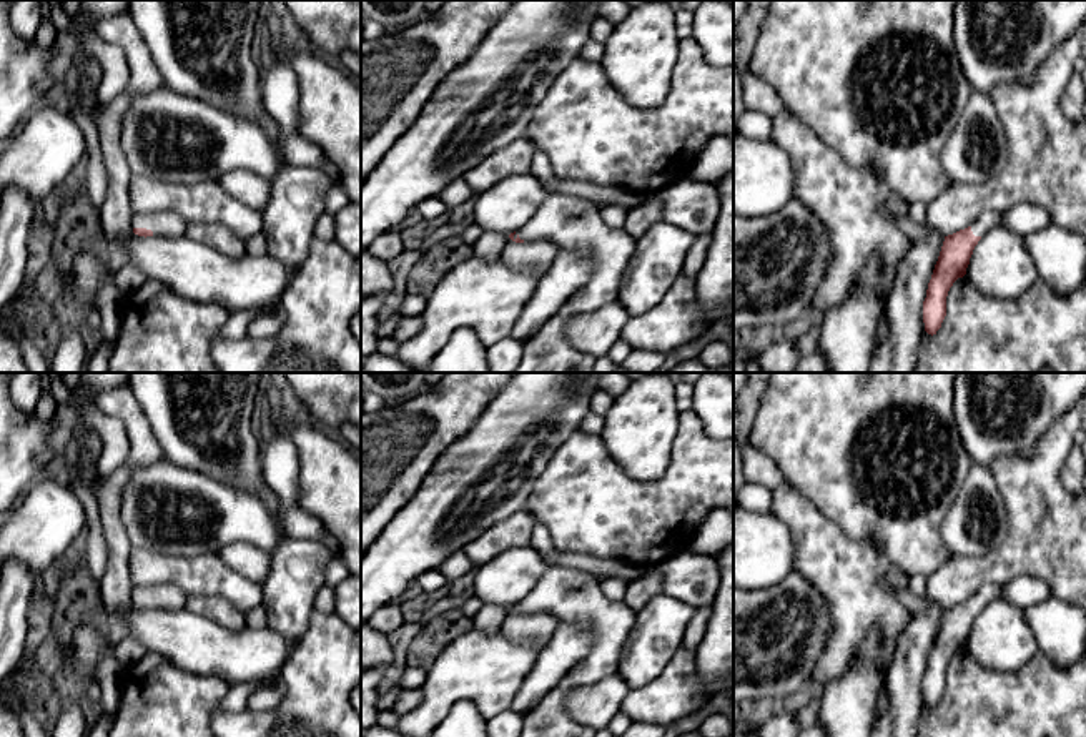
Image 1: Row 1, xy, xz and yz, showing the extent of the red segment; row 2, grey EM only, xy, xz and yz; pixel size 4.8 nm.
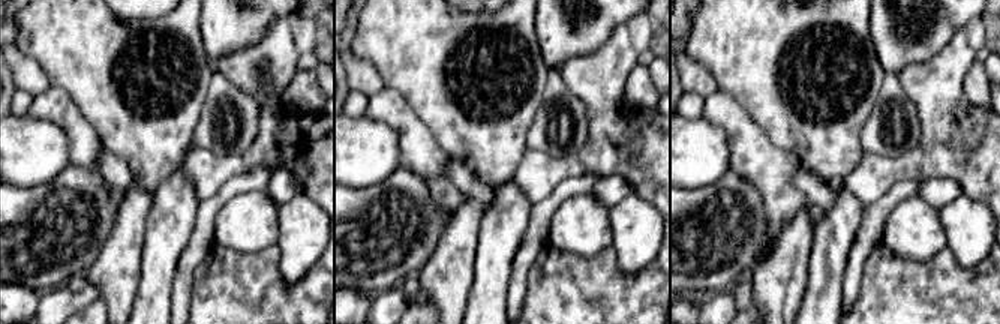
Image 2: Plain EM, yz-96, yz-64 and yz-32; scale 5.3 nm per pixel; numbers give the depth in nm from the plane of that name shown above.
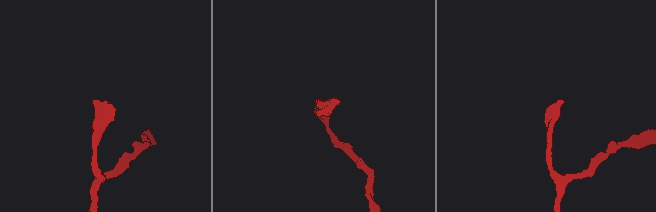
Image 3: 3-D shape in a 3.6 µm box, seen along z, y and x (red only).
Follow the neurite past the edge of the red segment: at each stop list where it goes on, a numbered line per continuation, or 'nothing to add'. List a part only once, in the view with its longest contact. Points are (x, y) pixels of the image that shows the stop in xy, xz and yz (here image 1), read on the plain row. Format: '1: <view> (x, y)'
1: xy (163, 596)

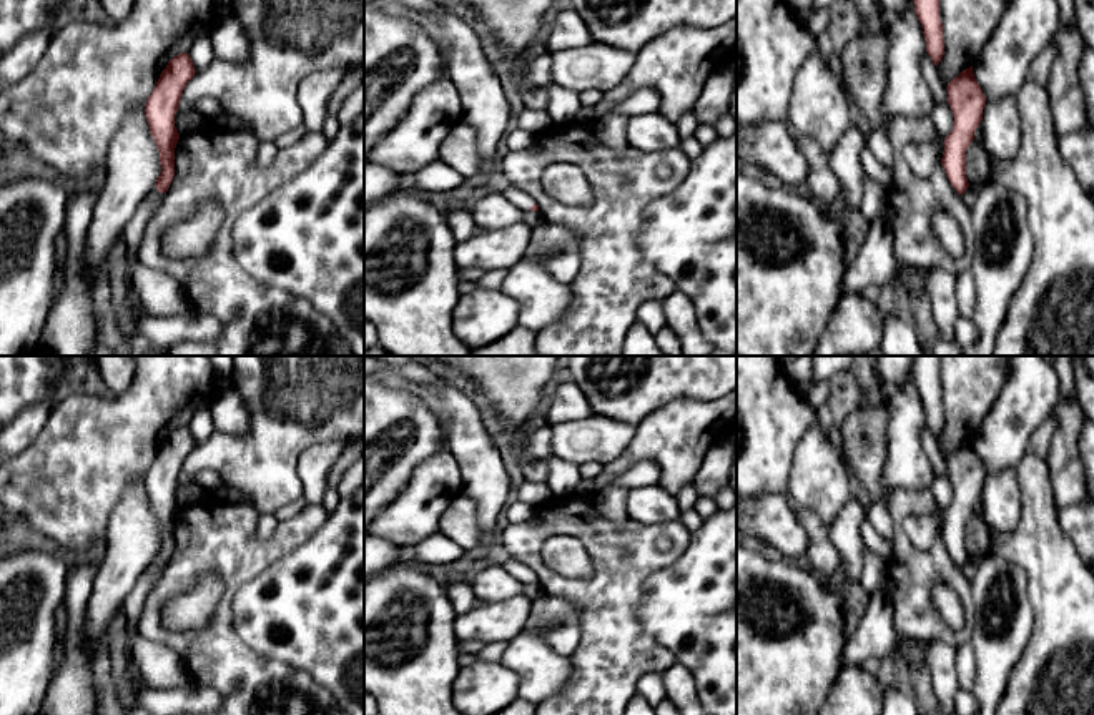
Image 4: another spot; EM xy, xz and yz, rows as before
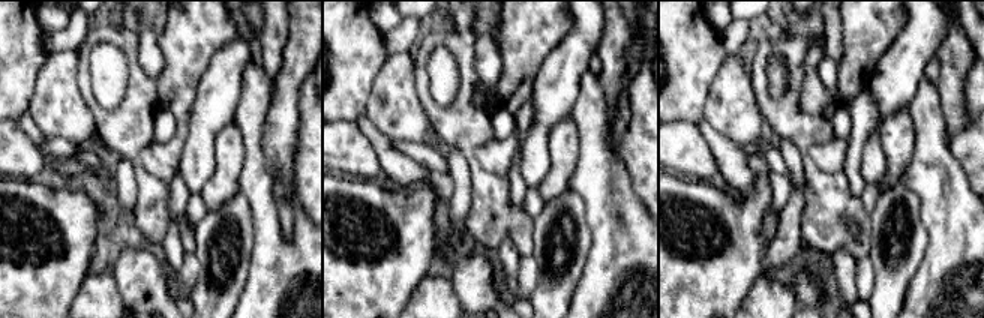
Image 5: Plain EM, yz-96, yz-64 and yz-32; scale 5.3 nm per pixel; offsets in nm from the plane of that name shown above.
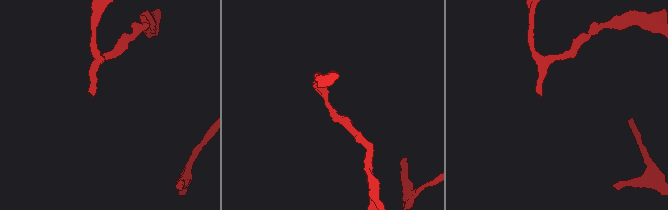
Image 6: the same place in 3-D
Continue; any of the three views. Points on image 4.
1: xz (522, 572)

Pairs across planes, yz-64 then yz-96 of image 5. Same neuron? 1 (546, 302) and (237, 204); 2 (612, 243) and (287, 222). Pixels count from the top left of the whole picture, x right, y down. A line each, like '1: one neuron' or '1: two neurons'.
1: one neuron
2: two neurons

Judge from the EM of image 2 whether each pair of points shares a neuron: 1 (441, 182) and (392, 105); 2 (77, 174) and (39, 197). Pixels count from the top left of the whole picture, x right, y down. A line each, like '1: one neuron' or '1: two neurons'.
1: one neuron
2: one neuron

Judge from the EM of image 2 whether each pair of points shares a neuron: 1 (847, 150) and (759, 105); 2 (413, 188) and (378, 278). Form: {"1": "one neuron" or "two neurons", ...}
{"1": "one neuron", "2": "one neuron"}

